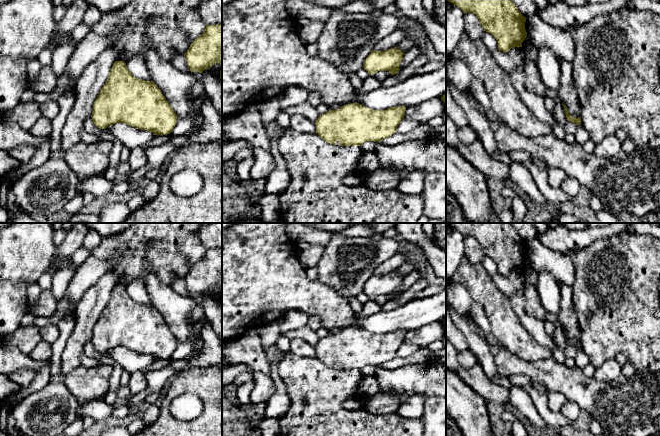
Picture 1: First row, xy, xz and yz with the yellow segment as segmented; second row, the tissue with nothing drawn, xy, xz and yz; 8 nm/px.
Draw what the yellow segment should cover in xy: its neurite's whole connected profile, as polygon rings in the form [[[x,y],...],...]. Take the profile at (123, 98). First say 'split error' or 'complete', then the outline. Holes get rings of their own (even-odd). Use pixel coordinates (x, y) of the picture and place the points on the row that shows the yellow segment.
complete; [[[123,61],[112,65],[91,115],[99,129],[124,123],[154,135],[170,134],[177,117],[154,81],[134,77]]]

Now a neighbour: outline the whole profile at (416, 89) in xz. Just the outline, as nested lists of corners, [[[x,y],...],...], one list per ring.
[[[446,65],[430,73],[412,75],[390,87],[380,86],[358,96],[358,102],[373,110],[387,110],[398,106],[408,108],[441,98],[444,94],[446,94]]]

